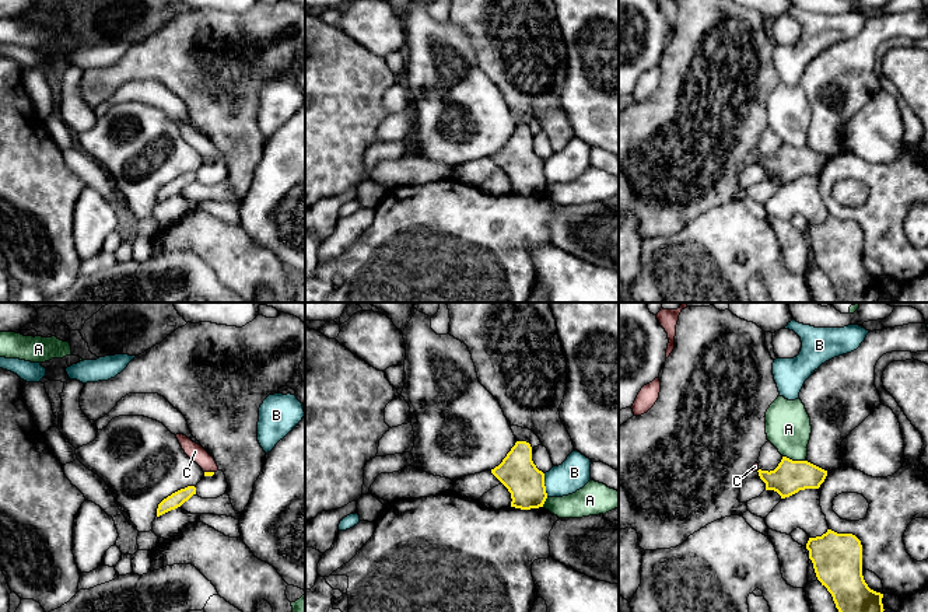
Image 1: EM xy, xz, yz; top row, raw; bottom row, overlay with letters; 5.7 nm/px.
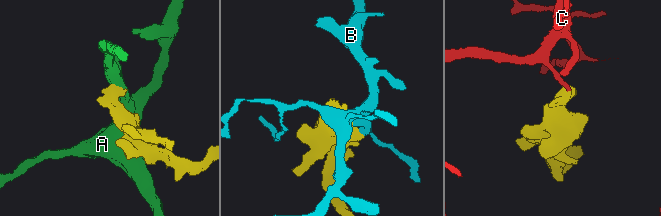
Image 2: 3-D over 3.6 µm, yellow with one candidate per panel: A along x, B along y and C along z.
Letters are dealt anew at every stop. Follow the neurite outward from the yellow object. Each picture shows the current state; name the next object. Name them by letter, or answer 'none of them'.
none of them

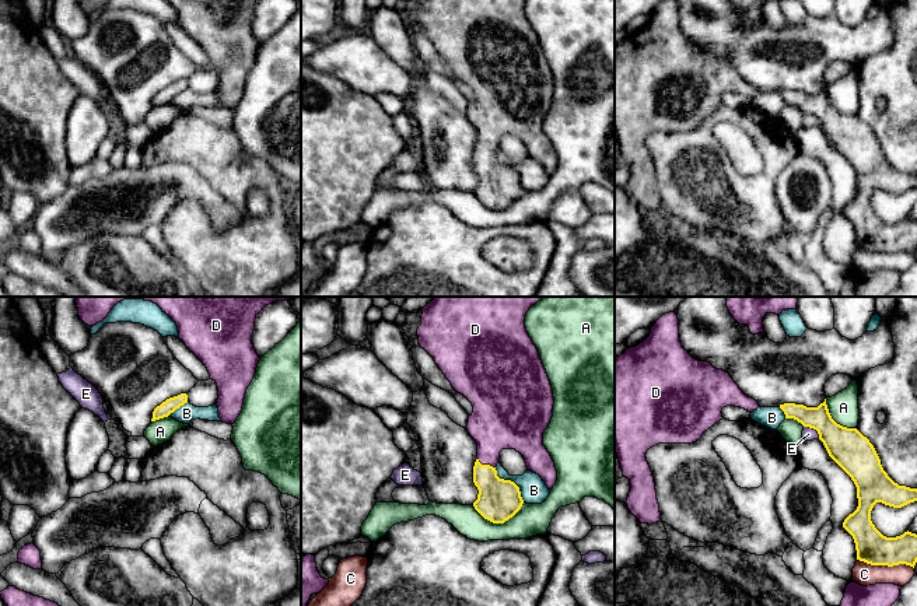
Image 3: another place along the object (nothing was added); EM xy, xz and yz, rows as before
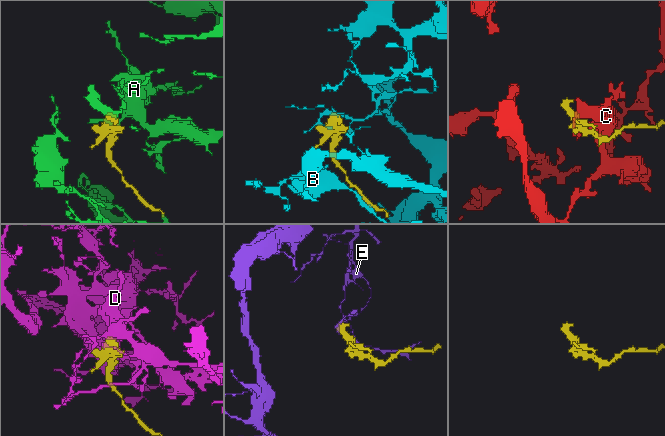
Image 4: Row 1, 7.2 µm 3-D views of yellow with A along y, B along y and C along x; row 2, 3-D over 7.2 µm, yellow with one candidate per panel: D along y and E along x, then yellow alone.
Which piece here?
D

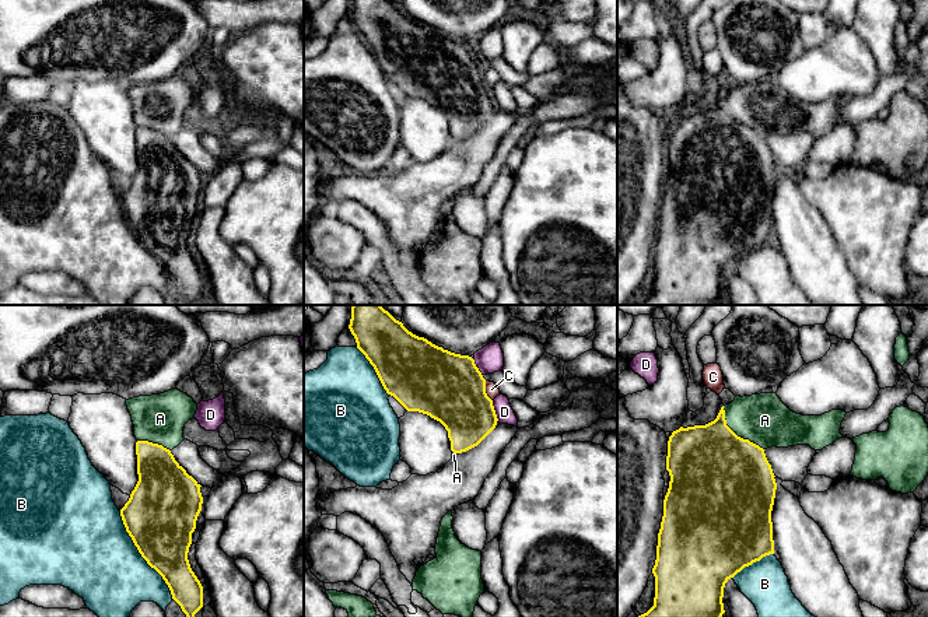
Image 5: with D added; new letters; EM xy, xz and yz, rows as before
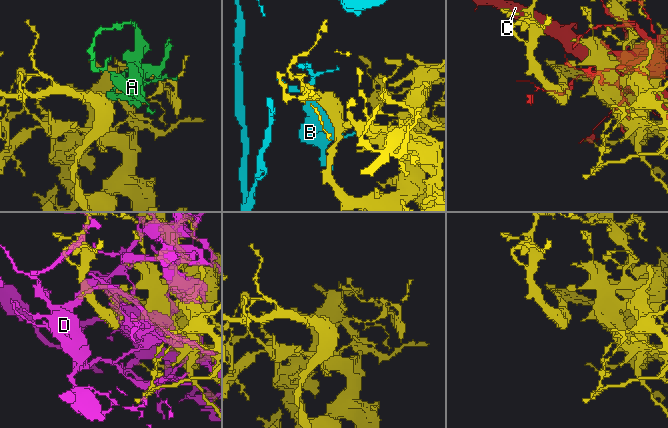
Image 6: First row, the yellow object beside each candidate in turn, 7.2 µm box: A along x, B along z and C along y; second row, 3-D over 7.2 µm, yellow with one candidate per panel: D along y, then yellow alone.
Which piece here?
A

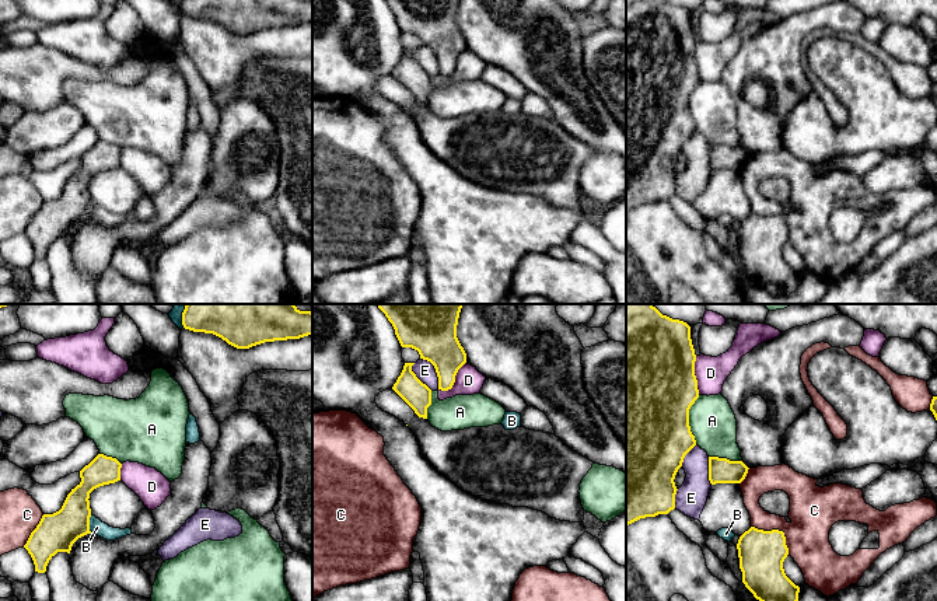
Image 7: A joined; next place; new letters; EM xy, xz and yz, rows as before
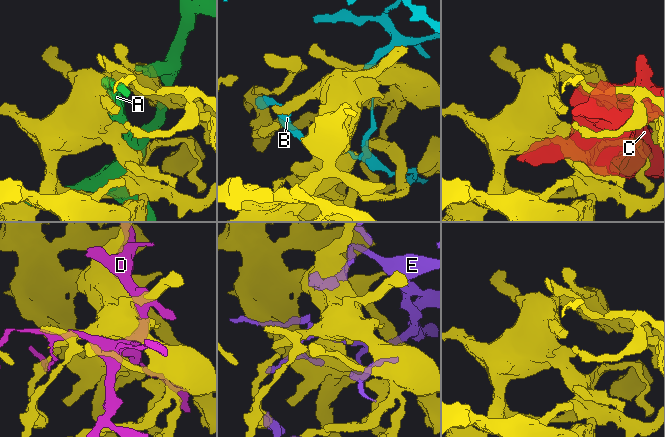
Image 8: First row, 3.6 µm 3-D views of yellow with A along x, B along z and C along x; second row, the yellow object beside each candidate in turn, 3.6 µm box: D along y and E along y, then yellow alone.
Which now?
none of them

